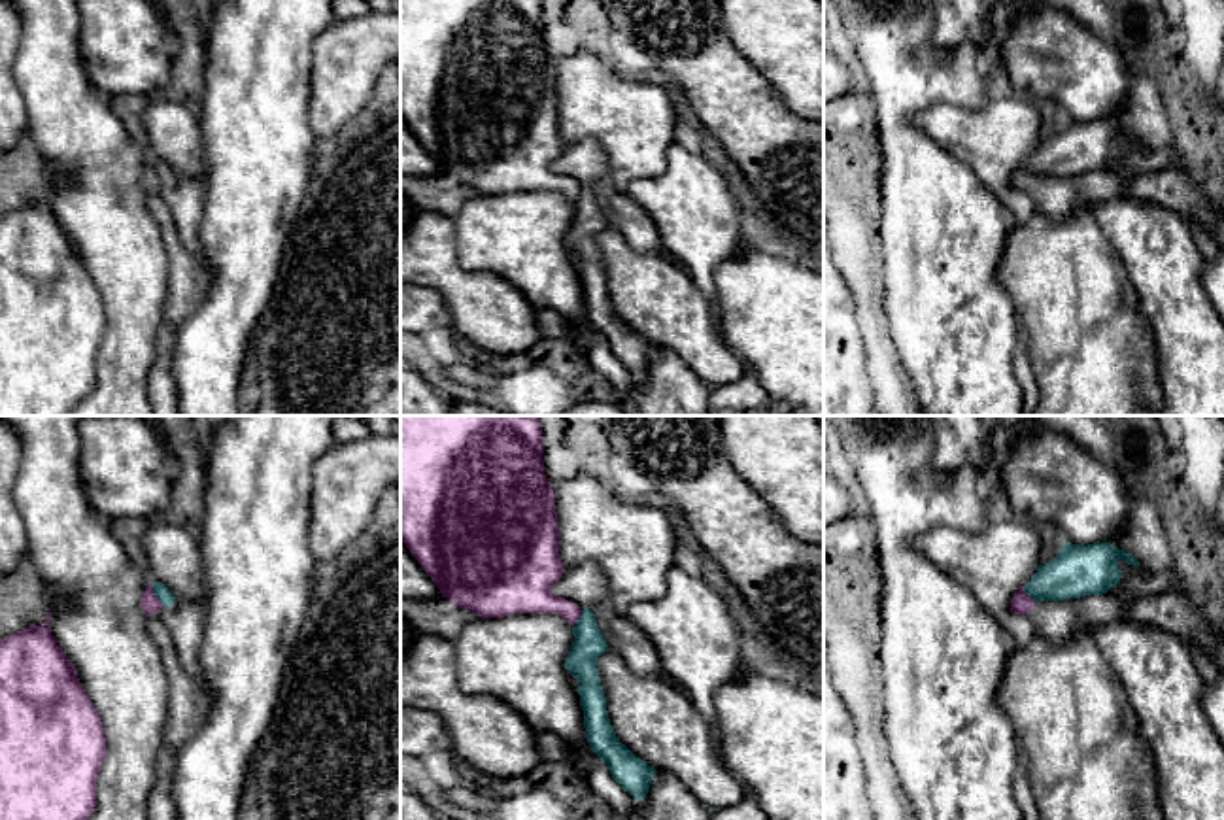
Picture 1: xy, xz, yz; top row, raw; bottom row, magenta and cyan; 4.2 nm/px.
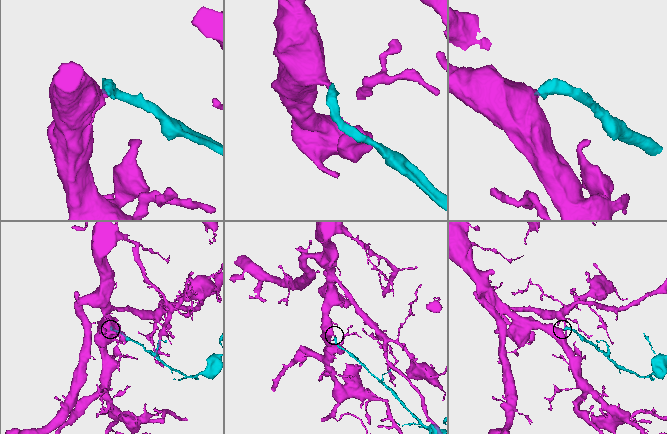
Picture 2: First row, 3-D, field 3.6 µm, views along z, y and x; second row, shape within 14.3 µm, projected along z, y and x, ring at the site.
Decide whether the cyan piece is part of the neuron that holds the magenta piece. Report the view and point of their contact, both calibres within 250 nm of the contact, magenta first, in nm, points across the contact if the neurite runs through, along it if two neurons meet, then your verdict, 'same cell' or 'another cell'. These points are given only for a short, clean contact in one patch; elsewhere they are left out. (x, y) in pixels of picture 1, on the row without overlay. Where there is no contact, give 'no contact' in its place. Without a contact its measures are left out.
meets magenta in xy at (155, 172); 80 nm thick on the magenta side, 70 nm on the other; border along xy (150, 159), (155, 174), (165, 184); another cell

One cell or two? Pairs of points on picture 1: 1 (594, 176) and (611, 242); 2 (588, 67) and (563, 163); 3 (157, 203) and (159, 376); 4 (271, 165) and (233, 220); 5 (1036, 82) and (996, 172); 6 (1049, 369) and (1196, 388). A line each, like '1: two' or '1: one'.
1: two
2: two
3: one
4: one
5: two
6: two

